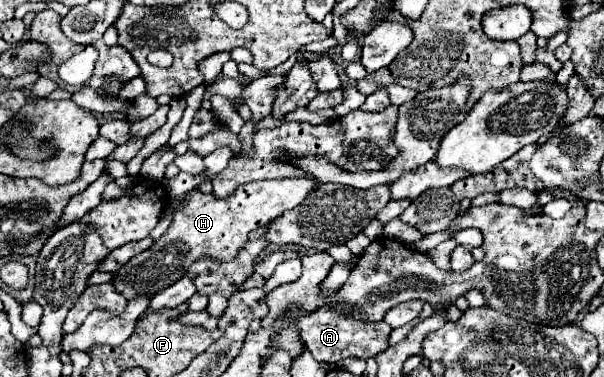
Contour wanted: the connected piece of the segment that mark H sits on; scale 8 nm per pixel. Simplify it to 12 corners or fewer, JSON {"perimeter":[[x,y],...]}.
{"perimeter":[[315,181],[189,191],[169,229],[115,273],[125,299],[157,293],[199,257],[231,261],[253,229]]}

